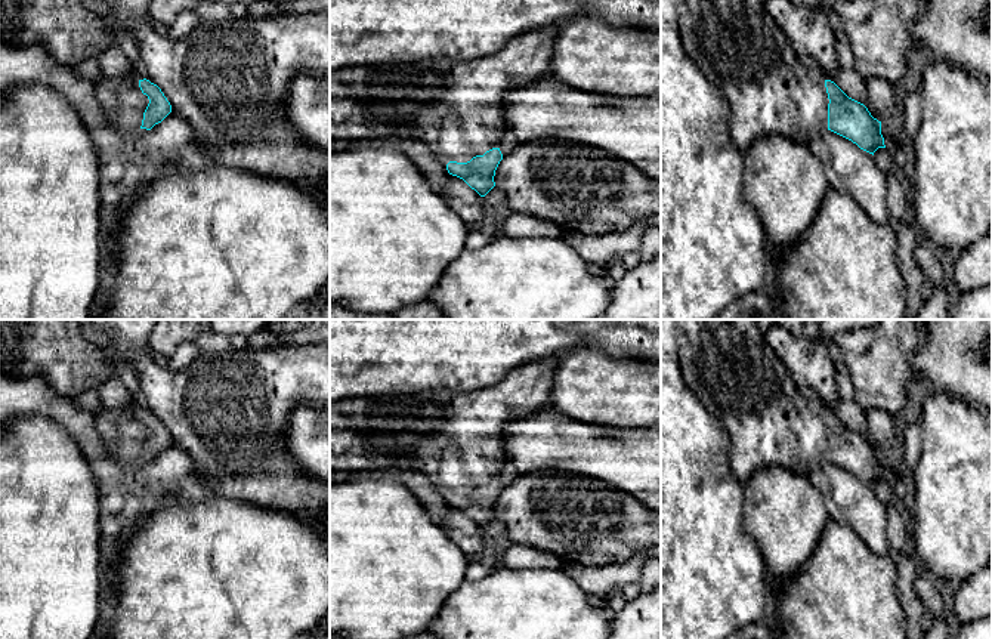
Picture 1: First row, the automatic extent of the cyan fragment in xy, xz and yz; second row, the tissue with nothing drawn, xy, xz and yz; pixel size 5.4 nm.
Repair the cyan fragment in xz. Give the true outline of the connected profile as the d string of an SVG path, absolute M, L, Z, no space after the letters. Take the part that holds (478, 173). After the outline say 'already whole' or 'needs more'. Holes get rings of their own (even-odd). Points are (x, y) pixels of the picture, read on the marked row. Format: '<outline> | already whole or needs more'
M563 22L513 37L501 50L472 61L418 61L347 67L330 71L330 139L336 146L358 139L417 139L424 142L449 175L463 179L480 197L494 186L495 170L503 160L500 143L507 132L506 95L519 87L553 78L550 62Z | needs more

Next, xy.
M105 75L93 84L105 118L121 136L139 136L171 112L161 89L146 78L130 75L111 80Z | needs more

